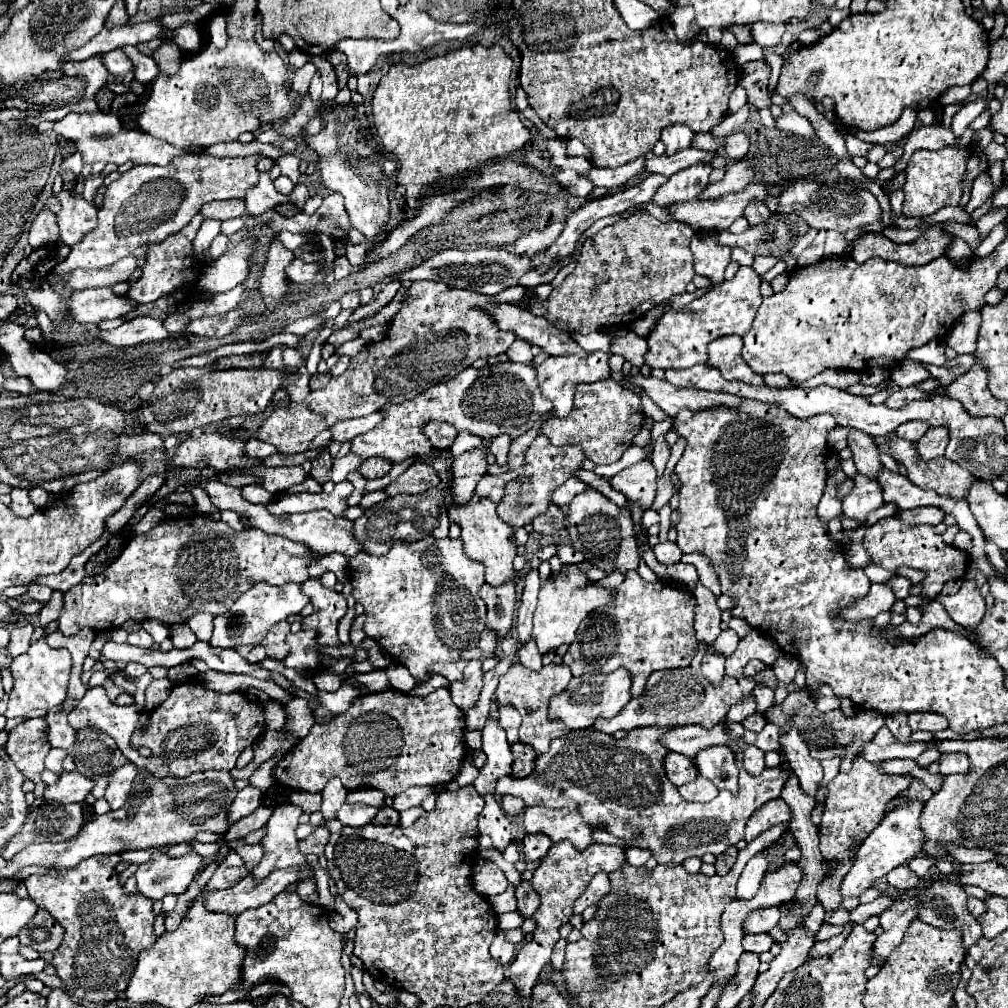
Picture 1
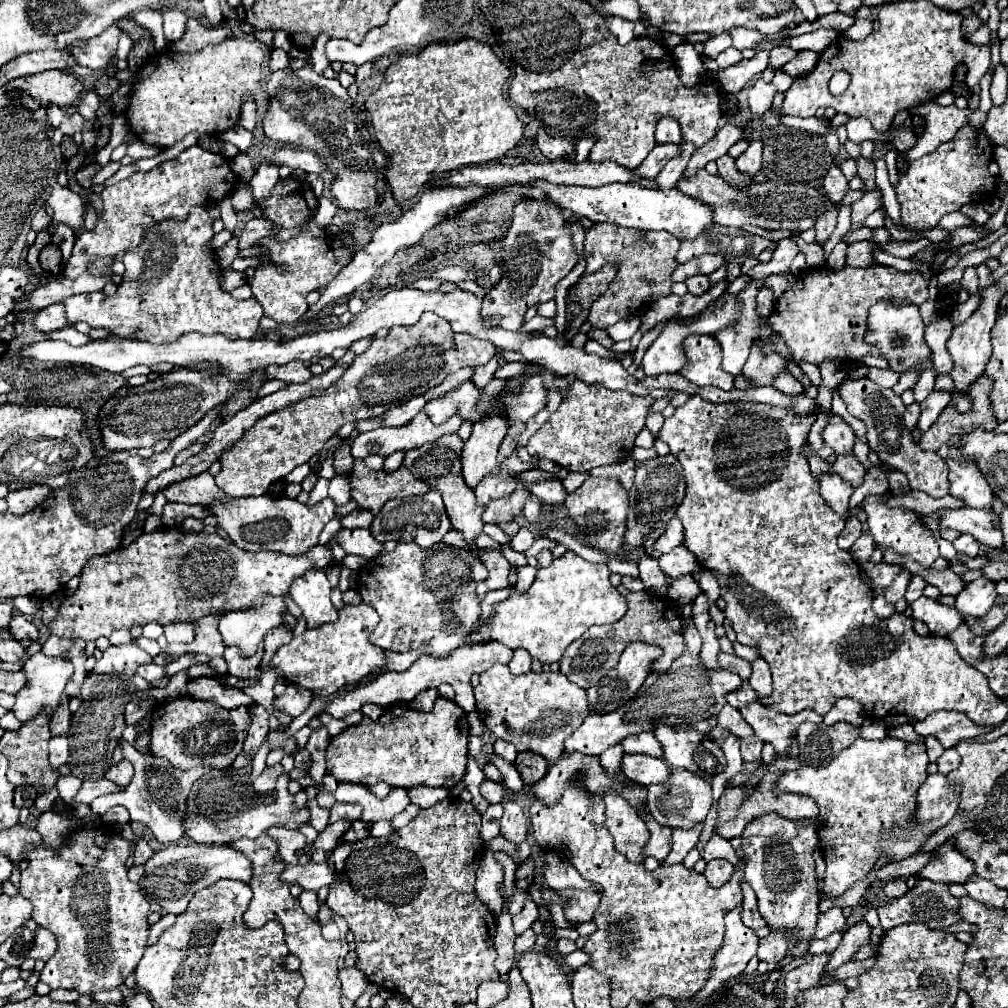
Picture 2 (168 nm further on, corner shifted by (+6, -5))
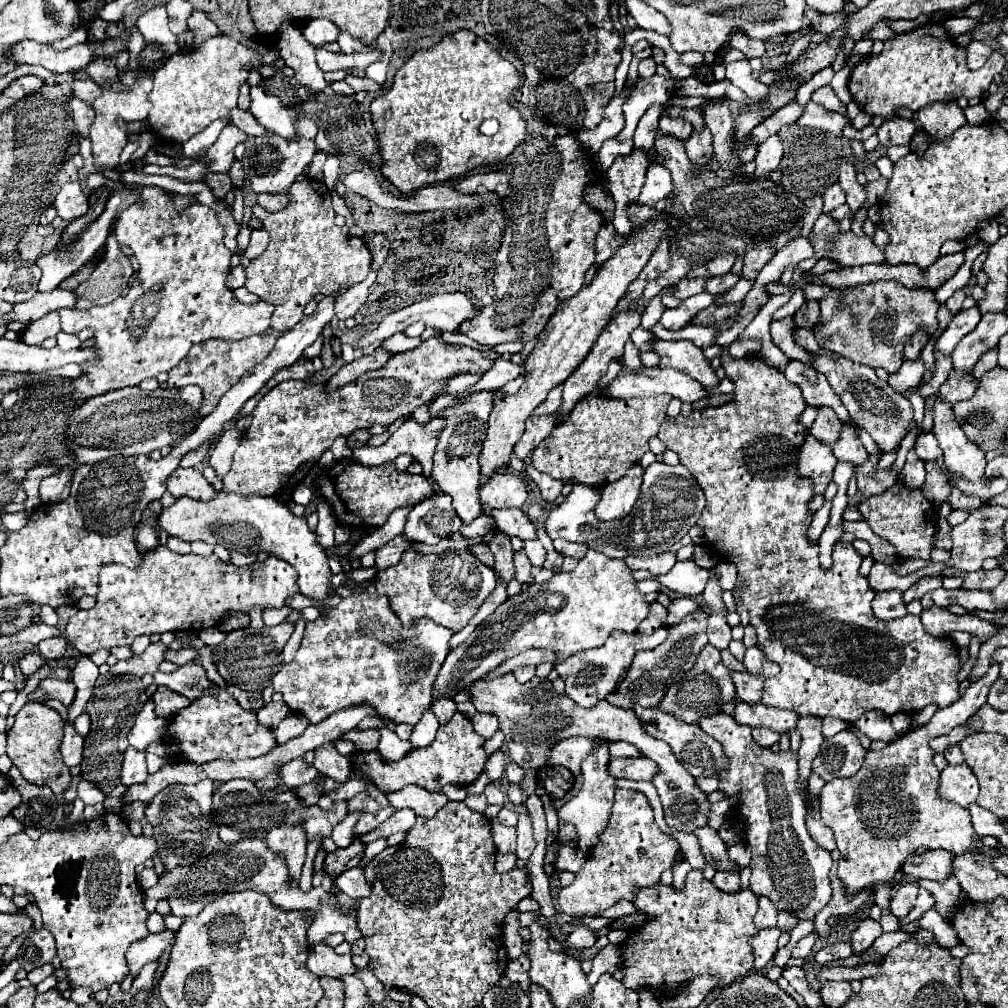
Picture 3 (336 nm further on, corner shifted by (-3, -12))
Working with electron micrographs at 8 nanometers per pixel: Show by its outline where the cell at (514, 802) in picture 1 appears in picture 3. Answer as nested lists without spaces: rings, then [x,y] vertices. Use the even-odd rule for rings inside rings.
[[[527,813],[519,815],[517,823],[517,855],[519,859],[527,859],[535,849],[535,837],[531,827],[531,817]]]

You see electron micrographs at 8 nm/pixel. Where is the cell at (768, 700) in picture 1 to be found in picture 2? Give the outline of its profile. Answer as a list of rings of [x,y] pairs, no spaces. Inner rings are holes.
[[[764,658],[752,662],[752,676],[748,678],[748,682],[758,692],[760,698],[770,696],[770,692],[772,692],[772,674],[770,674],[768,662]]]

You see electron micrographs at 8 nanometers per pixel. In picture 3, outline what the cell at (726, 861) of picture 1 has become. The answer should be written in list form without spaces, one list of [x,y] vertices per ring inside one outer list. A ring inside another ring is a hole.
[[[717,871],[711,879],[713,885],[725,893],[737,893],[741,889],[739,885],[739,873],[737,871]]]

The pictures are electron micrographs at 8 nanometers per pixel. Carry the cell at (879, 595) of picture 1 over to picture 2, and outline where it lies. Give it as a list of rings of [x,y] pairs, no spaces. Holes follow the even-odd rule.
[[[908,572],[898,574],[896,580],[886,588],[886,600],[888,600],[888,602],[896,602],[896,600],[900,600],[900,598],[906,594],[906,588],[908,588],[910,580],[912,580],[912,576],[910,576]]]

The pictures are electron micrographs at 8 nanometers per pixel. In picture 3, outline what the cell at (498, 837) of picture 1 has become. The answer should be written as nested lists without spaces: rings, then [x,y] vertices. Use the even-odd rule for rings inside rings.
[[[523,953],[523,955],[519,955],[517,959],[509,959],[507,961],[507,969],[505,969],[505,977],[509,979],[509,981],[513,981],[513,983],[517,983],[523,991],[527,991],[529,989],[529,975],[527,975],[527,971],[529,971],[529,959],[527,959],[527,955]]]

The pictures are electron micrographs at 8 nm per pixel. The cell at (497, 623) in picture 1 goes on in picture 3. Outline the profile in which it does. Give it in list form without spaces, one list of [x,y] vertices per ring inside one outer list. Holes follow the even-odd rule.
[[[497,533],[495,539],[489,543],[489,549],[495,557],[493,571],[497,573],[499,581],[507,585],[515,577],[515,567],[513,567],[513,549],[509,543],[509,537],[505,533]]]

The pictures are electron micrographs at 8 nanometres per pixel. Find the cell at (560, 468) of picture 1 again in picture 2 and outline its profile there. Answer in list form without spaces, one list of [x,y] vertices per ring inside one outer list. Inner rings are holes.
[[[520,488],[516,492],[512,492],[510,496],[504,496],[504,498],[498,498],[498,500],[492,500],[484,514],[482,514],[482,520],[488,522],[488,524],[502,524],[502,522],[514,522],[518,520],[518,516],[522,514],[522,508],[528,500],[530,492],[526,488]]]

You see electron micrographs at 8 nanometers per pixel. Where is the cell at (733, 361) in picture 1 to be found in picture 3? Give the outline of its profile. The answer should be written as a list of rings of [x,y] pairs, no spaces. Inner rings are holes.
[[[657,341],[653,351],[661,357],[661,367],[677,369],[693,379],[697,379],[703,387],[715,389],[719,385],[719,377],[711,367],[709,359],[705,359],[703,349],[699,349],[691,341]]]

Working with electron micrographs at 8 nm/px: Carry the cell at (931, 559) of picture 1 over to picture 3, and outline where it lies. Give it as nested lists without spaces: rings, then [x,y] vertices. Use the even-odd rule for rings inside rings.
[[[901,483],[893,485],[885,493],[871,495],[869,499],[861,499],[857,505],[863,519],[869,523],[869,527],[891,541],[899,553],[899,557],[919,557],[929,559],[933,549],[933,533],[935,533],[935,519],[931,513],[935,513],[935,507],[921,495],[921,489],[911,489]]]

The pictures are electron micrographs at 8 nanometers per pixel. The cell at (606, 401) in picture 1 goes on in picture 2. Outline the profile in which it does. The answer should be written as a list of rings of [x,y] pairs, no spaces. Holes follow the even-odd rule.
[[[574,380],[564,394],[560,408],[528,440],[530,456],[550,460],[570,472],[588,472],[596,466],[616,464],[632,456],[634,438],[644,428],[646,414],[654,400],[650,396],[632,396],[630,392],[612,392],[600,384]]]

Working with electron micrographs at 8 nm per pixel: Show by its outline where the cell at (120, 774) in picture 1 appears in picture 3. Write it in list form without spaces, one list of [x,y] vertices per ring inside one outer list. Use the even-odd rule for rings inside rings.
[[[129,747],[125,751],[123,759],[123,771],[121,771],[121,783],[123,785],[133,785],[133,783],[143,783],[147,779],[147,765],[145,765],[145,753],[139,753],[137,749]]]

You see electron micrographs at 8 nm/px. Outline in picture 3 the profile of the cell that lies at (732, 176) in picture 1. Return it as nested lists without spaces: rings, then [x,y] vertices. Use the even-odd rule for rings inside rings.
[[[773,135],[765,143],[759,145],[759,151],[755,157],[755,163],[757,163],[755,175],[765,175],[765,173],[775,171],[779,167],[781,157],[783,157],[783,143],[777,135]]]

